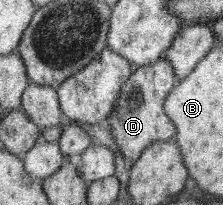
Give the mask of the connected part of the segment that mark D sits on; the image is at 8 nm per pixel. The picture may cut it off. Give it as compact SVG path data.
M161 58L156 63L136 69L129 77L129 82L121 87L117 108L109 115L107 123L112 127L112 136L124 158L137 160L151 144L175 138L177 126L165 112L165 101L178 82L173 64Z

